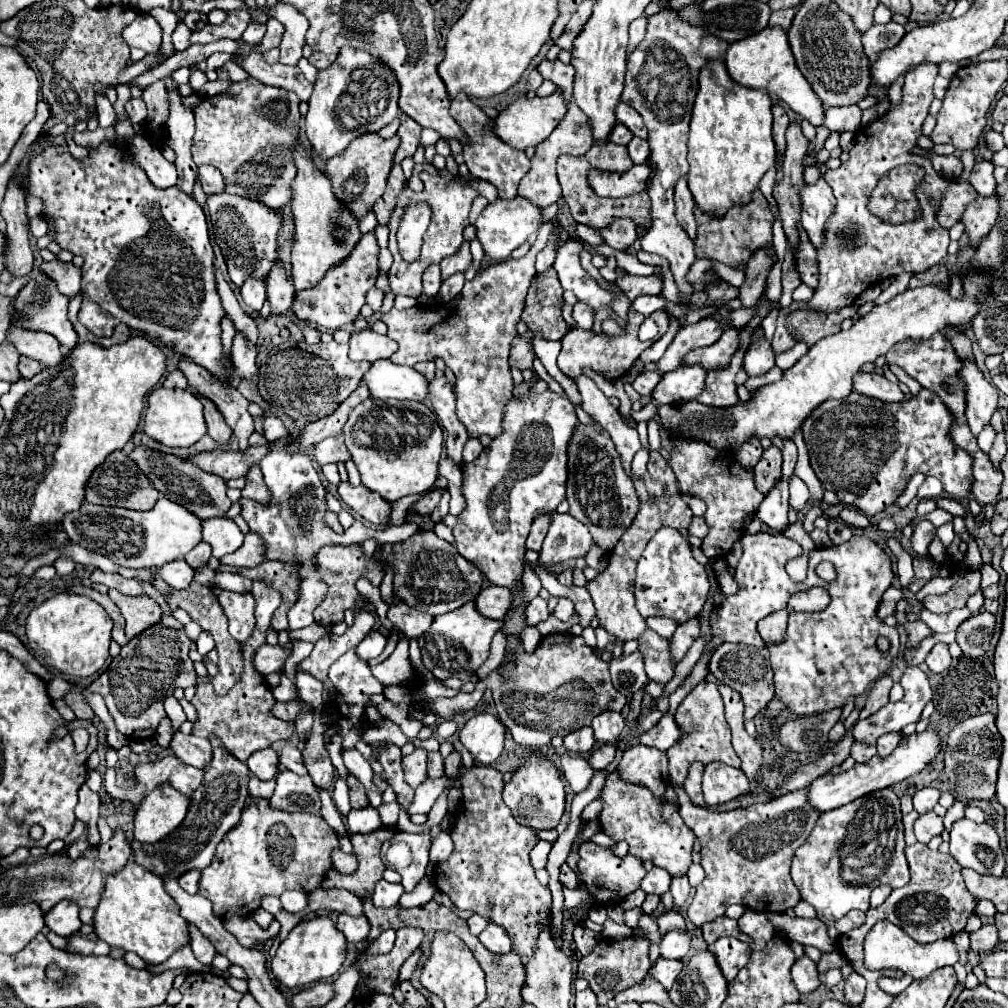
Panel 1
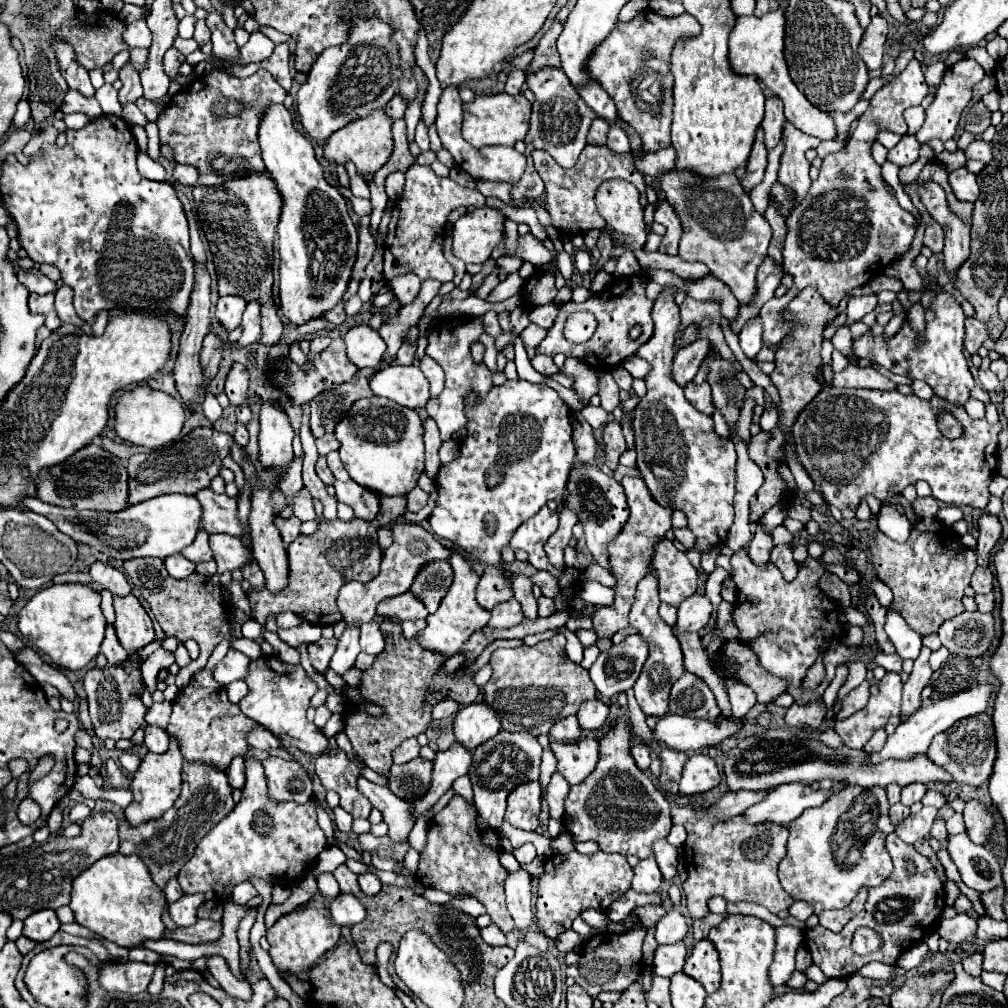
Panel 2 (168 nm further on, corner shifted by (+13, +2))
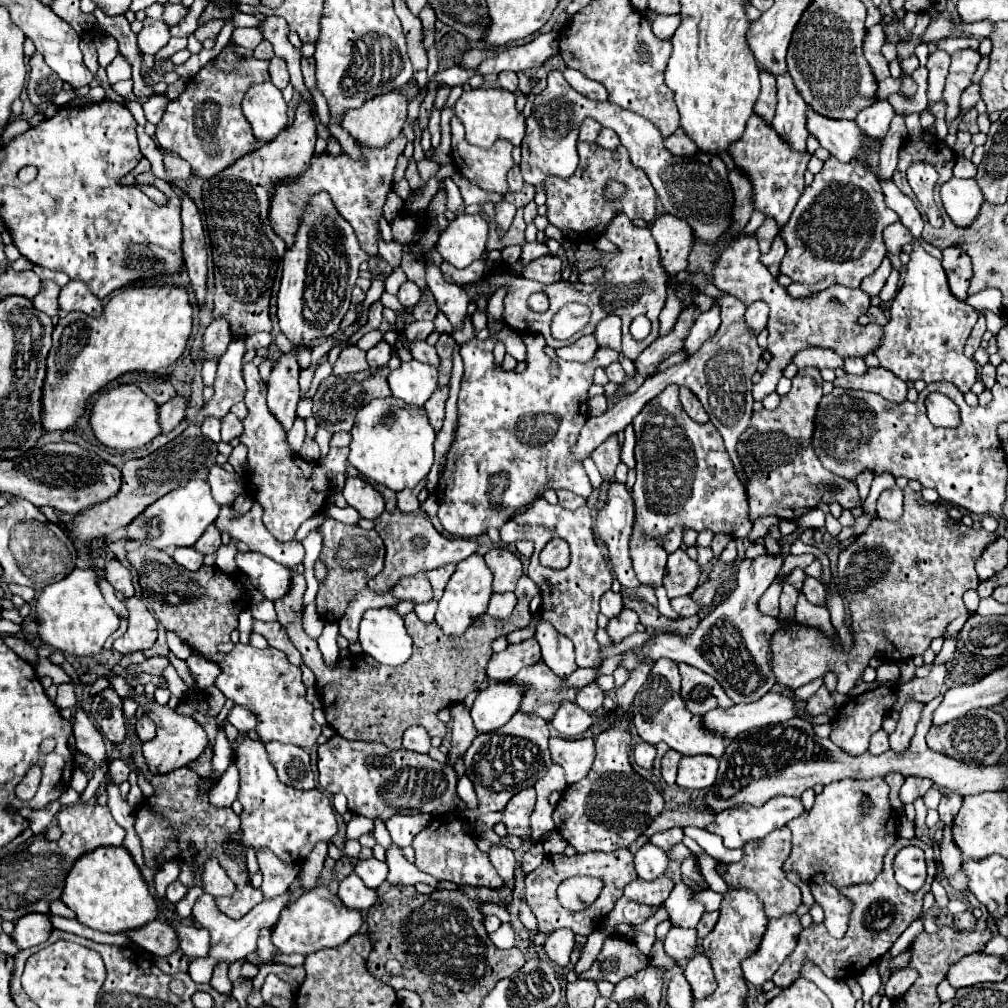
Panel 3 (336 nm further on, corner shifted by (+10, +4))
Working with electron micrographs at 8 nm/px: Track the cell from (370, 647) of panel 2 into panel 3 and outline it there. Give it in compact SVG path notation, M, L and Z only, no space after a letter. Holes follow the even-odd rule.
M393 608L367 610L359 628L359 642L365 654L387 666L403 664L413 650L403 618Z

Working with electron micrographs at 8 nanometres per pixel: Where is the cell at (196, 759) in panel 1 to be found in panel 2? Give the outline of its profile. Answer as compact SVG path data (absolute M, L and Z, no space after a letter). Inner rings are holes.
M146 726L144 728L144 746L154 754L166 752L168 750L168 734L166 734L166 730L162 730L158 726Z

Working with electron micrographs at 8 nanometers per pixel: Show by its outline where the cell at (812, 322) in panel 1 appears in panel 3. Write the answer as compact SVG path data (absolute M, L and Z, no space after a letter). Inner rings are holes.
M801 368L797 370L793 378L793 386L789 394L781 396L781 402L775 410L761 410L753 412L751 416L751 426L745 430L743 438L739 438L739 456L743 458L743 466L747 474L751 474L751 482L747 486L747 496L749 496L749 516L751 520L763 518L763 516L779 516L785 520L797 520L811 508L815 508L821 500L823 502L839 502L843 508L853 510L855 506L861 504L857 486L855 482L847 482L845 478L835 476L827 472L819 458L815 458L815 452L811 450L811 430L813 430L813 420L815 420L815 410L817 404L823 396L823 378L819 368Z

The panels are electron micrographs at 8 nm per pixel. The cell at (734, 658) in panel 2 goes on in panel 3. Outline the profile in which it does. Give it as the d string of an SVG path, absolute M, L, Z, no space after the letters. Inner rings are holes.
M909 486L905 492L905 512L899 522L887 522L875 518L869 528L839 554L839 574L837 586L839 594L847 598L847 606L853 618L853 638L855 648L851 654L843 650L835 652L831 640L817 628L807 628L801 624L793 624L789 628L781 628L771 636L771 670L775 674L775 684L795 690L803 684L809 684L815 678L823 678L825 672L835 672L839 678L839 692L847 694L863 670L869 666L869 660L877 654L883 660L899 662L913 658L915 654L923 654L933 638L943 636L945 628L957 618L969 614L963 604L963 592L979 586L979 578L975 572L975 560L979 558L983 546L991 544L997 534L987 530L967 528L963 522L955 522L947 514L947 506L943 502L927 502L919 492L913 492Z

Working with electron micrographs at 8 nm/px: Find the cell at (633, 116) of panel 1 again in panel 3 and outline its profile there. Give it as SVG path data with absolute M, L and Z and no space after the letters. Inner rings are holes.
M567 68L567 70L563 72L563 76L565 76L565 80L567 80L579 94L583 94L583 96L587 96L587 98L591 98L591 100L601 100L601 102L609 100L609 94L607 94L605 86L601 86L601 84L595 82L595 80L589 80L589 78L583 76L581 72Z

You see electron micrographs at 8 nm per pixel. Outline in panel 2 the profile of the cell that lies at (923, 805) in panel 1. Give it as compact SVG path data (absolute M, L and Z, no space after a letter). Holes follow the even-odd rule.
M918 782L908 784L908 786L902 788L902 804L904 806L912 806L914 802L920 802L924 794L926 794L926 786L924 784L918 784Z

